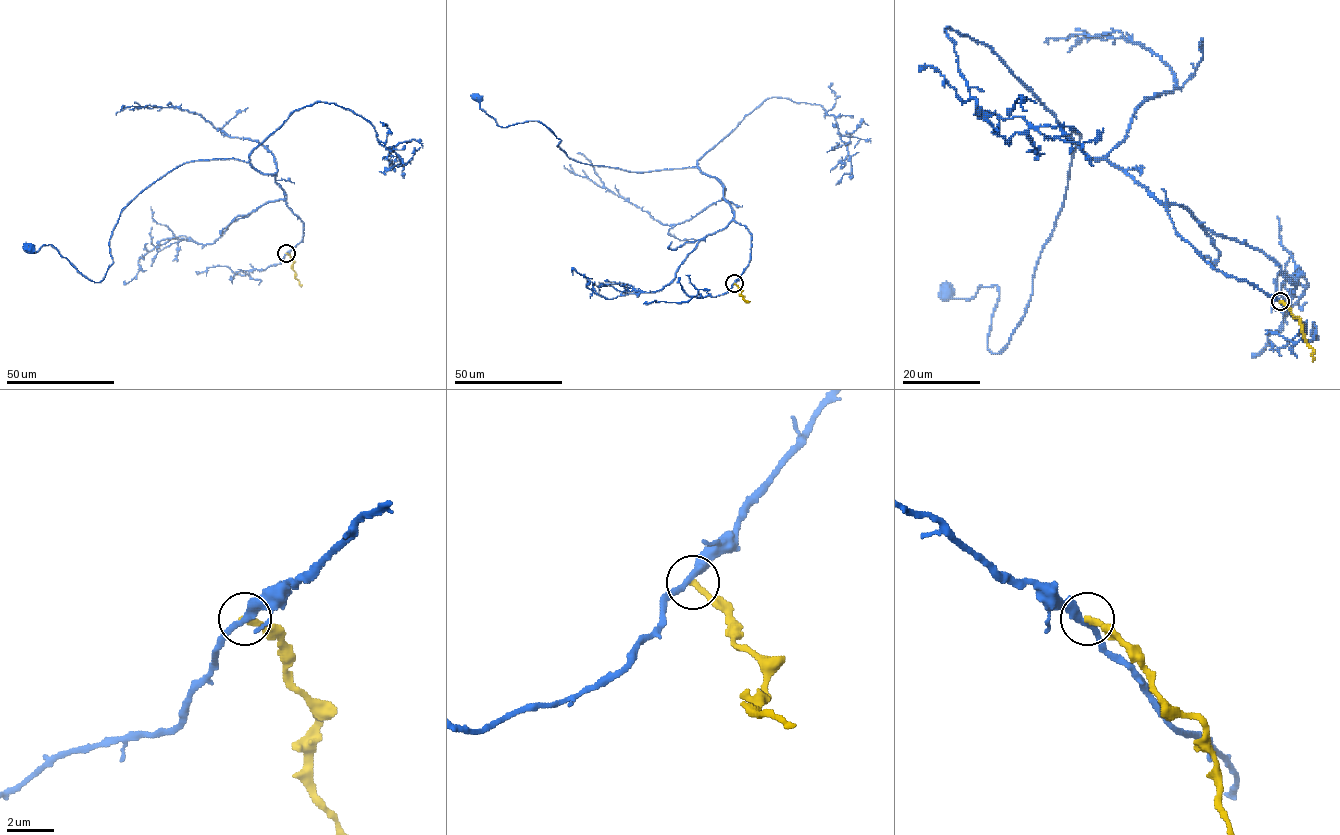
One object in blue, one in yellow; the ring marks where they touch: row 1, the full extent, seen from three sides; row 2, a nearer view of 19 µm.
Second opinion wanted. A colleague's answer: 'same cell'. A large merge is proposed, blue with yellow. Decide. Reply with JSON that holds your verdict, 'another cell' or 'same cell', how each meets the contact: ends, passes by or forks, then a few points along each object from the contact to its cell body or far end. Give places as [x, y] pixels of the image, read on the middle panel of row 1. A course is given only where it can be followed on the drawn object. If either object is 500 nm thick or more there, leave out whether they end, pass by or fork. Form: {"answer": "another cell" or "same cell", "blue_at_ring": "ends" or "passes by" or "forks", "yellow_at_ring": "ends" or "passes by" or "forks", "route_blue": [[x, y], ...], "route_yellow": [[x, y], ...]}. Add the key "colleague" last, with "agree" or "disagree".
{"answer": "another cell", "blue_at_ring": "passes by", "yellow_at_ring": "ends", "route_blue": [[734, 283], [752, 234], [734, 220], [716, 179], [696, 167], [582, 163], [537, 121], [499, 126], [479, 97]], "route_yellow": [[734, 283], [742, 298], [749, 301]], "colleague": "disagree"}

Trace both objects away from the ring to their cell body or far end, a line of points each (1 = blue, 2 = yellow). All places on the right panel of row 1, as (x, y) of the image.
1: (1280, 301), (1216, 271), (1073, 130), (1064, 203), (1007, 345), (988, 348), (998, 287), (945, 292)
2: (1281, 301), (1299, 319), (1306, 343), (1313, 349), (1312, 361)

